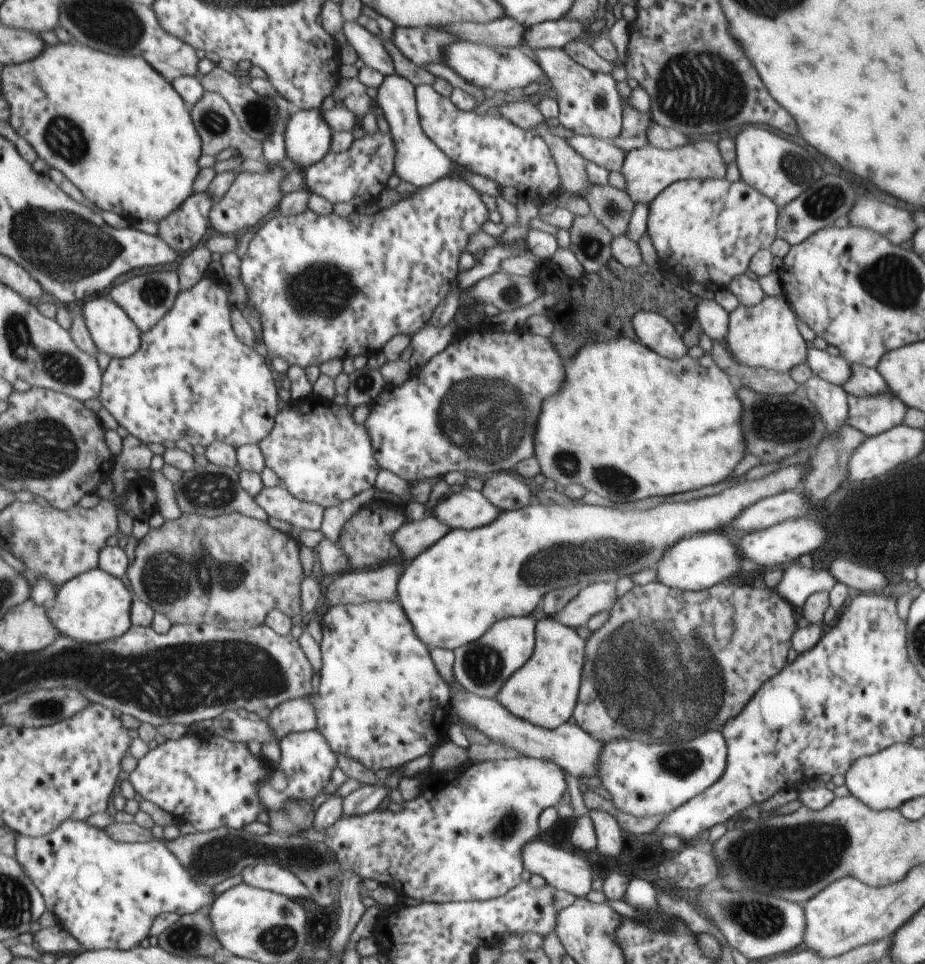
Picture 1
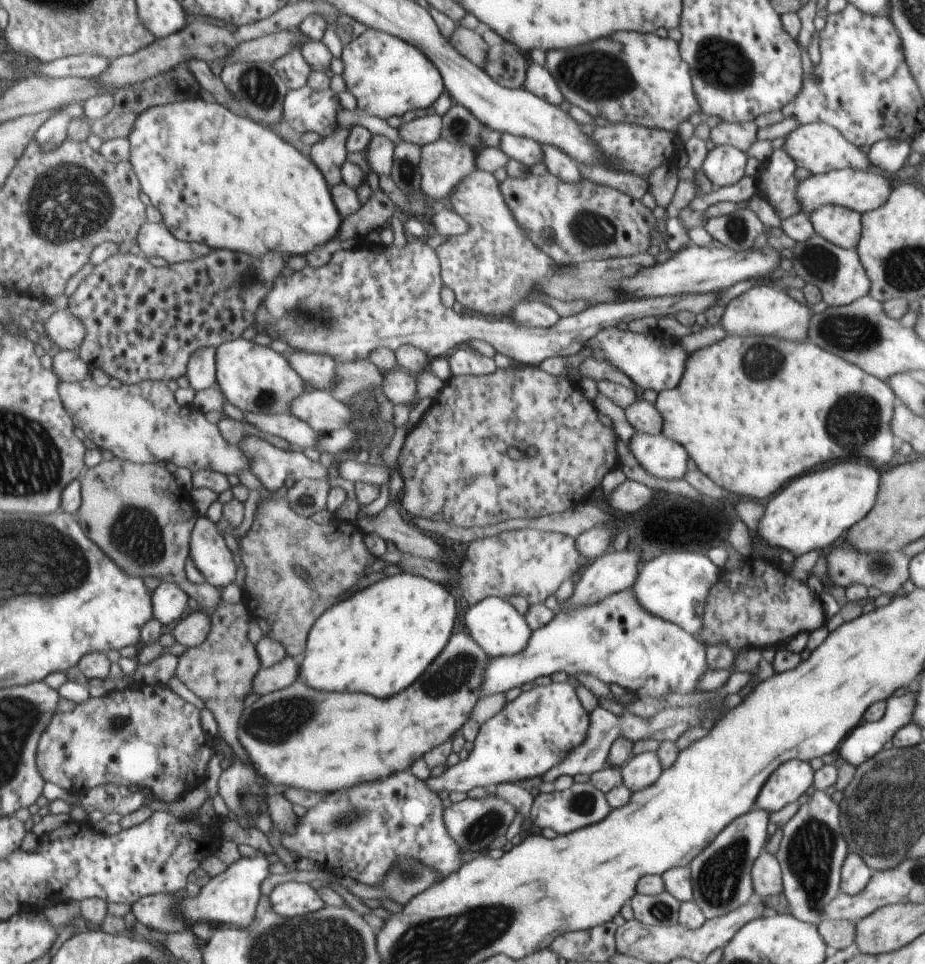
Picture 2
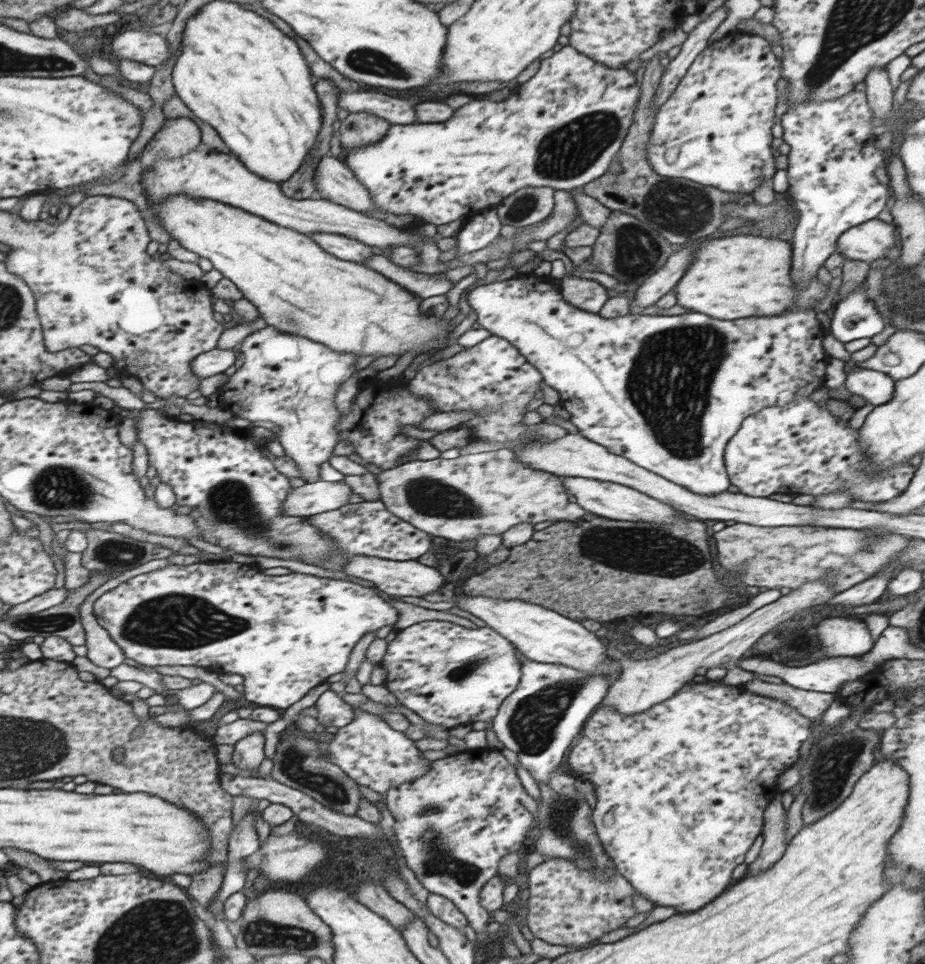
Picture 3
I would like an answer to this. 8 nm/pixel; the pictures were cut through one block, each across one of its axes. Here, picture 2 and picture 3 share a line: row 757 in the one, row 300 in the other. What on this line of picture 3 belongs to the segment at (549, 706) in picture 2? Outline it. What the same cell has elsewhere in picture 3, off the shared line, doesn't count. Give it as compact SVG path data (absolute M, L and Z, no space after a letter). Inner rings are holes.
M513 276L511 279L494 281L472 289L467 295L469 305L476 312L477 322L481 328L486 328L495 337L511 342L520 354L540 374L545 385L554 388L560 393L560 405L570 413L569 421L579 431L579 434L592 442L604 446L611 454L626 458L637 466L659 474L666 480L679 484L698 494L717 494L726 492L731 482L725 468L724 454L728 441L738 432L741 423L752 414L769 406L784 406L798 398L808 398L817 387L824 383L825 369L830 359L830 351L822 346L822 339L826 335L821 323L816 318L813 308L786 312L784 316L768 316L768 318L740 318L736 320L716 320L706 314L688 312L678 315L644 315L628 313L618 318L604 318L598 313L582 310L569 302L564 301L560 288L544 282L537 276Z

